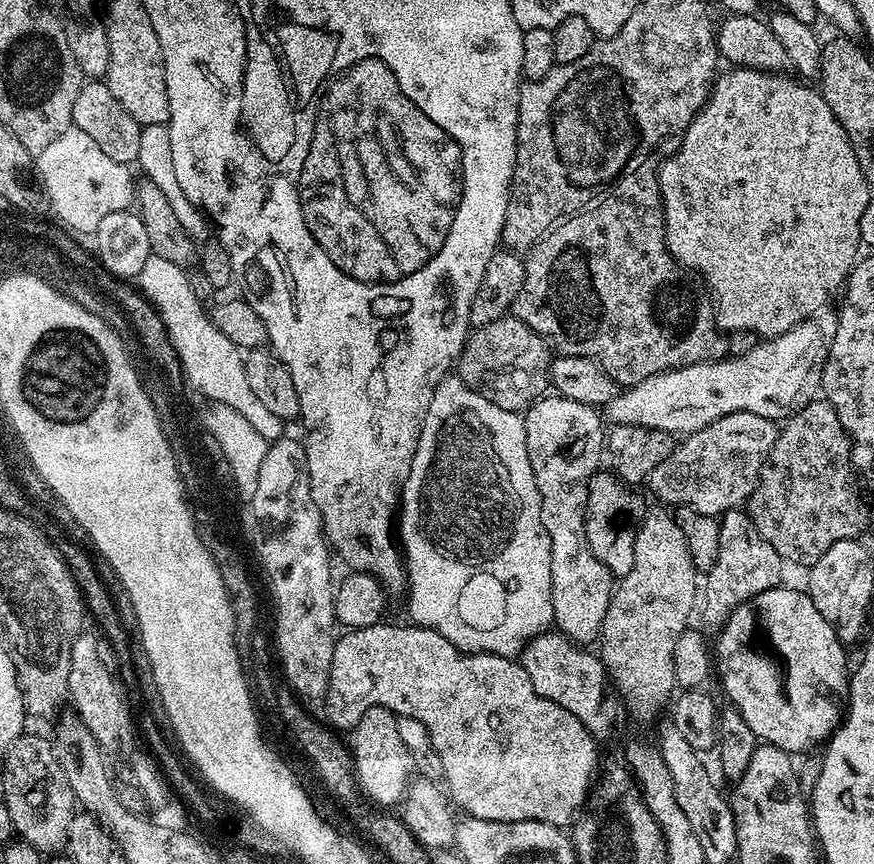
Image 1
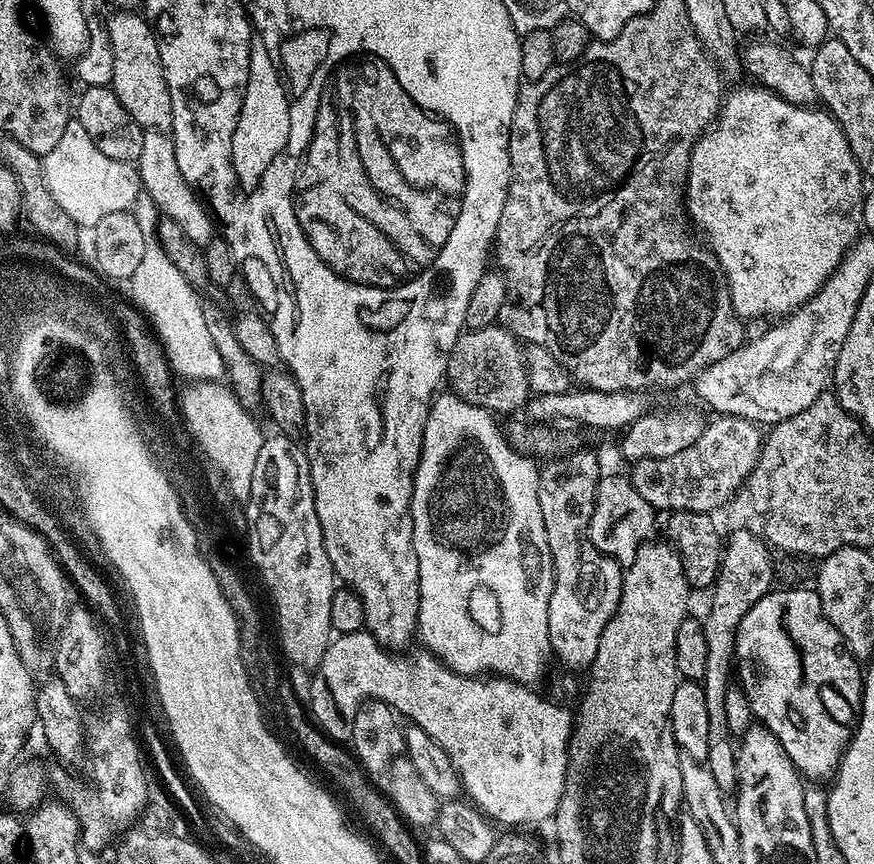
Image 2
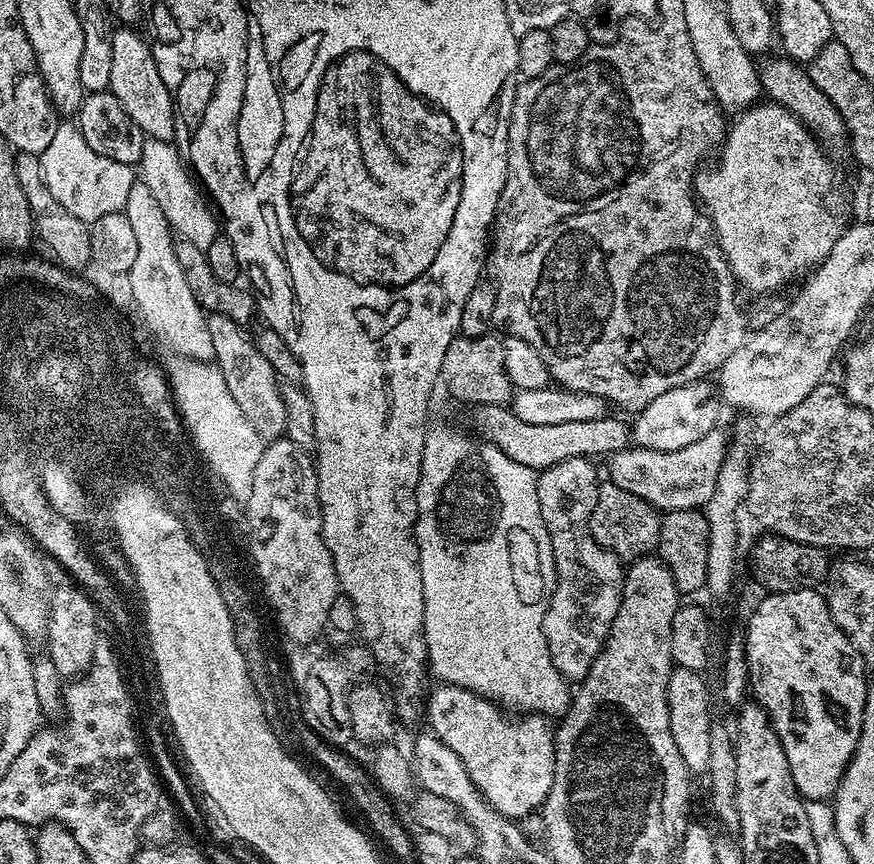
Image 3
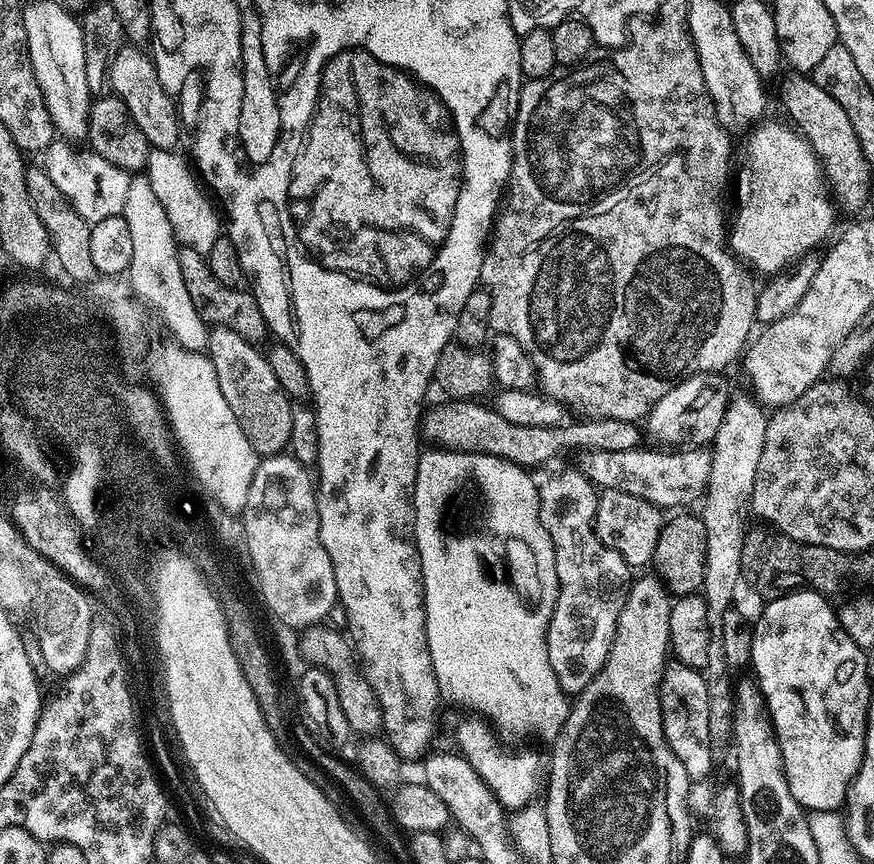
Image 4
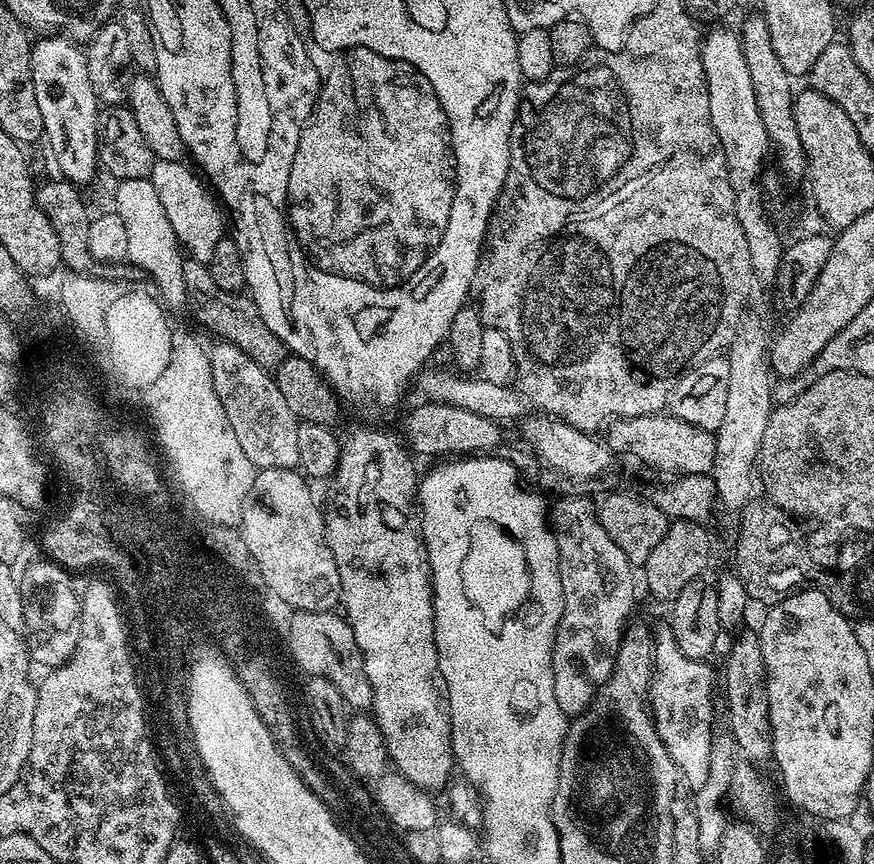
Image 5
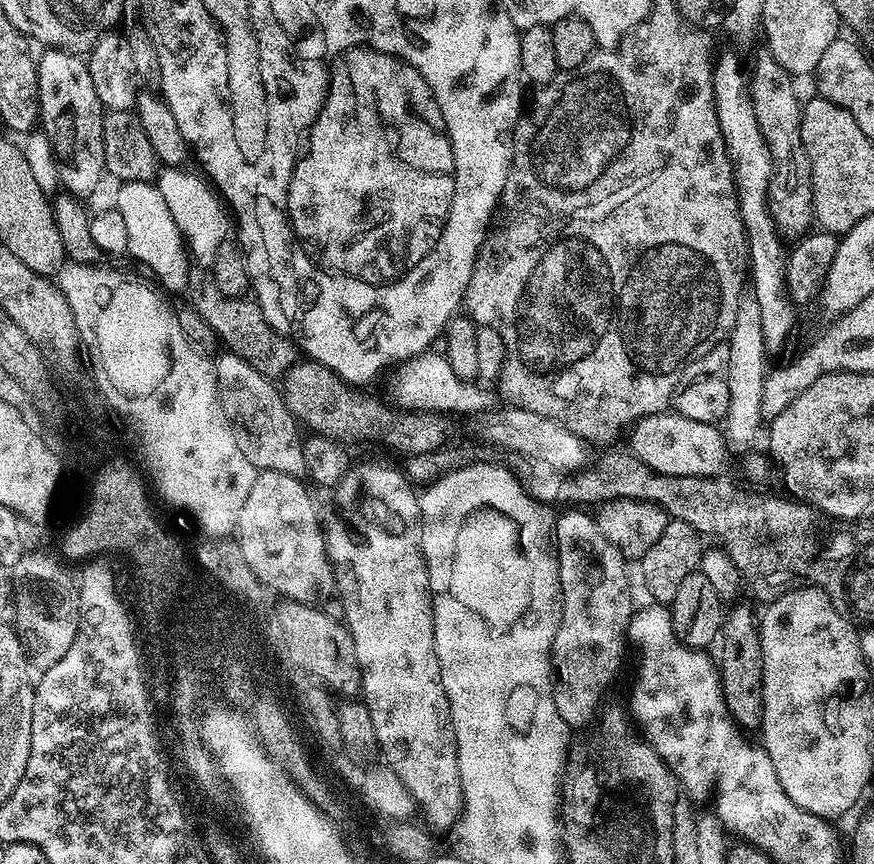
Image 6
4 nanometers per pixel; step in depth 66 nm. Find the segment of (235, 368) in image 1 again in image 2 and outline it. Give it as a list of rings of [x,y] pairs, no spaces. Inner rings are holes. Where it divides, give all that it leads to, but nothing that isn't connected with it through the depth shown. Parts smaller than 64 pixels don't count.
[[[140,194],[130,211],[145,243],[142,258],[138,258],[138,268],[134,270],[130,281],[131,303],[147,316],[148,323],[168,355],[171,371],[177,377],[186,376],[186,380],[190,382],[223,381],[226,376],[225,366],[222,355],[218,354],[218,349],[210,338],[209,327],[205,325],[201,293],[190,282],[186,282],[186,278],[182,278],[182,273],[176,269],[174,262],[166,258],[162,246],[156,243],[158,211],[155,202],[151,197]]]

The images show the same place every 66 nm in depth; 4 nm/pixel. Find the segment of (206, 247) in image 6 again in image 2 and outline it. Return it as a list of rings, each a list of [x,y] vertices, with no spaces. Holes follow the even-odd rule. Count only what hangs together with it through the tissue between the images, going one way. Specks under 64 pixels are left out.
[[[147,129],[142,138],[142,149],[136,161],[141,187],[145,195],[151,197],[156,204],[157,211],[167,219],[178,223],[182,232],[196,245],[205,247],[214,237],[213,217],[199,195],[189,187],[178,170],[176,146],[169,133]]]

